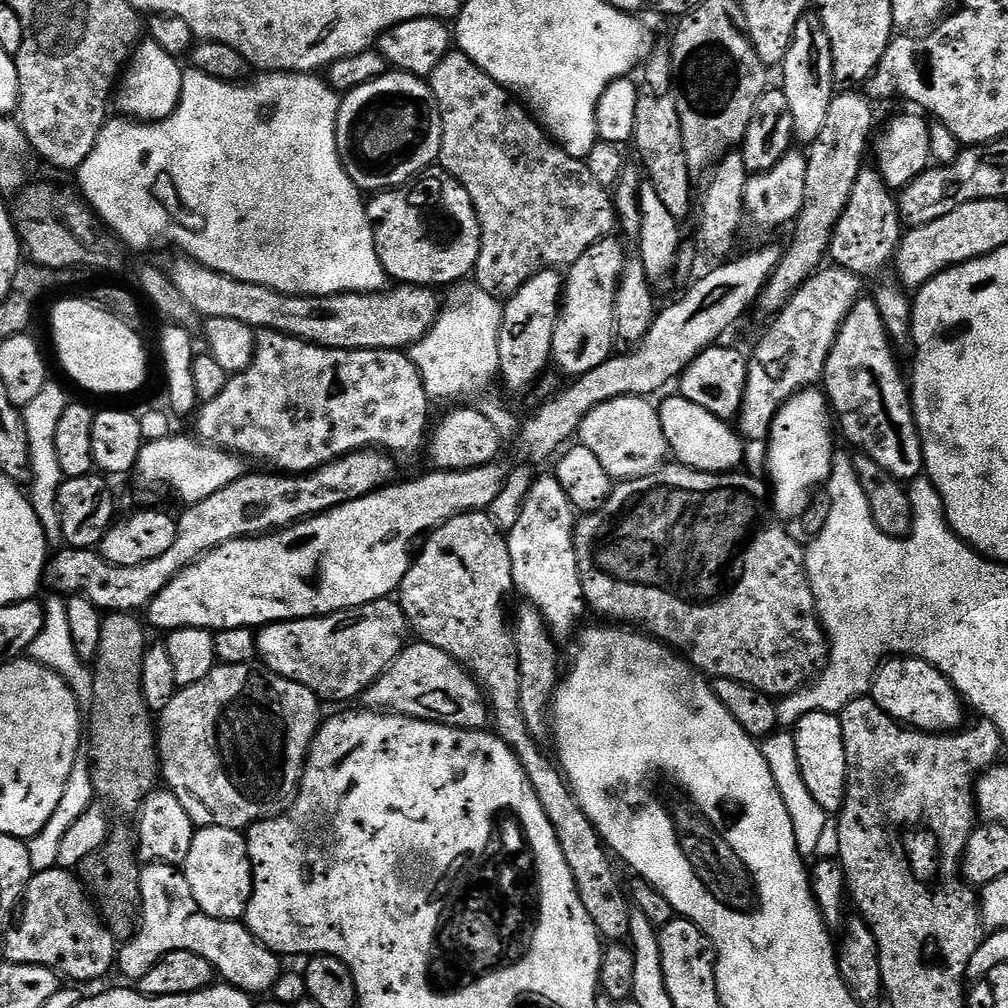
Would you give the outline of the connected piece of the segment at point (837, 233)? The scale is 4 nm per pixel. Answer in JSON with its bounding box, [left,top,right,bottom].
[828,166,903,276]

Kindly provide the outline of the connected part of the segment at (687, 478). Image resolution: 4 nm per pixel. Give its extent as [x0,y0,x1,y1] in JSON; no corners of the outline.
[572,462,828,698]

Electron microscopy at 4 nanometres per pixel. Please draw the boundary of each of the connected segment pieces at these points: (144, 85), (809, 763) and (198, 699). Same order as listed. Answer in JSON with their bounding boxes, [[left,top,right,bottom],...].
[[114,38,184,122],[794,712,848,813],[158,663,322,830]]

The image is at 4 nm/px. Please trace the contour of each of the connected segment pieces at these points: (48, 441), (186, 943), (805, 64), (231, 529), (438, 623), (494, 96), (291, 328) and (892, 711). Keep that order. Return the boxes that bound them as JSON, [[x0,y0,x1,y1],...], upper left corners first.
[[22,382,70,542],[118,863,281,994],[782,14,834,146],[46,450,397,614],[398,510,632,941],[426,50,618,302],[166,254,442,350],[870,656,966,732]]

